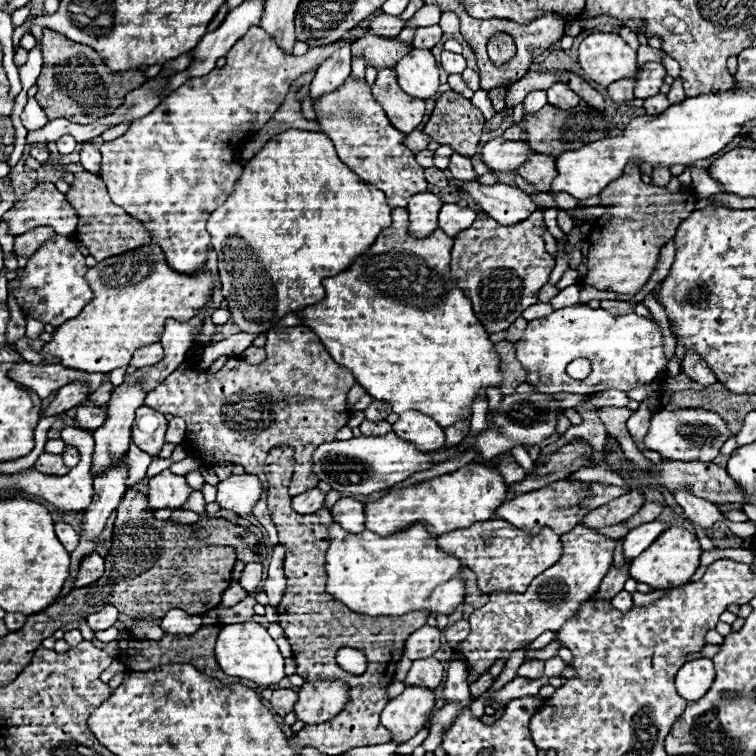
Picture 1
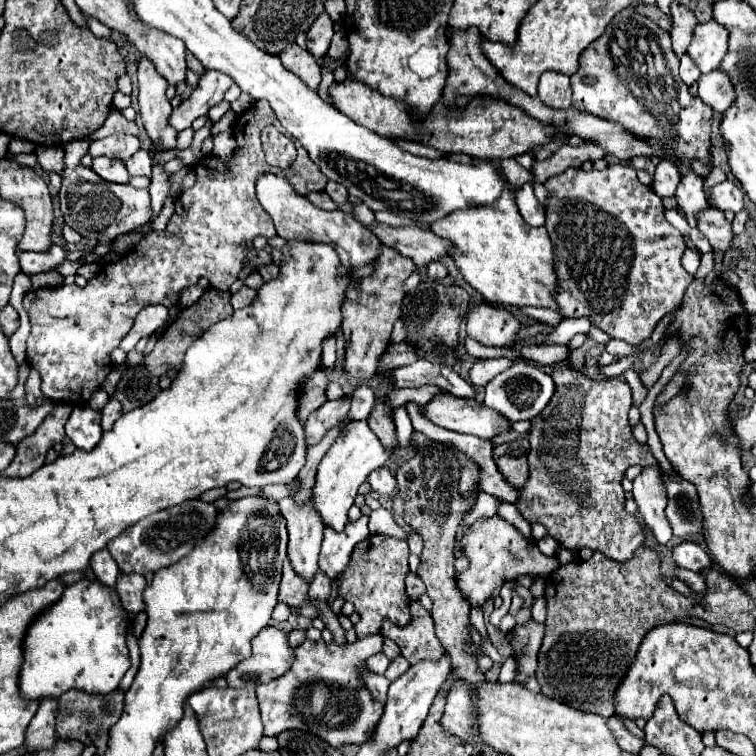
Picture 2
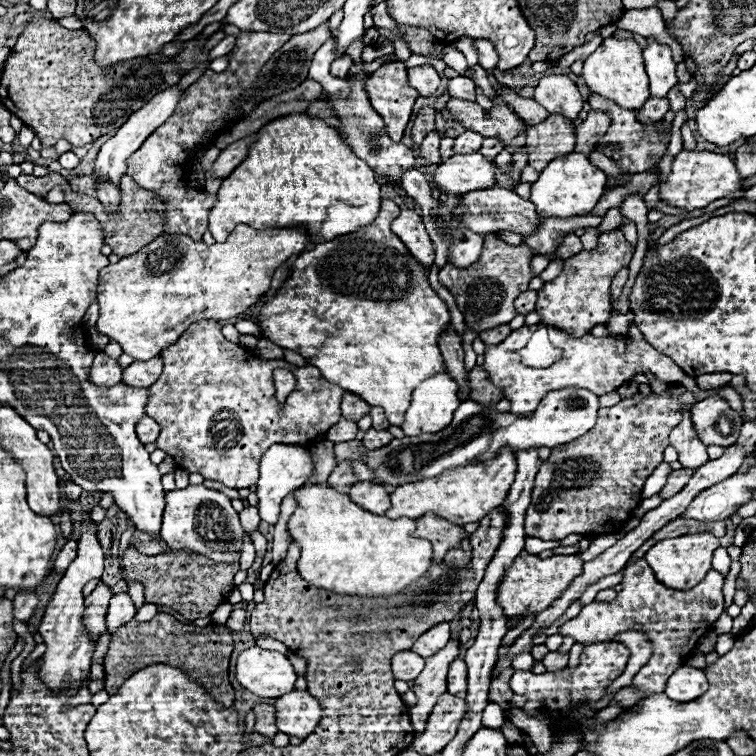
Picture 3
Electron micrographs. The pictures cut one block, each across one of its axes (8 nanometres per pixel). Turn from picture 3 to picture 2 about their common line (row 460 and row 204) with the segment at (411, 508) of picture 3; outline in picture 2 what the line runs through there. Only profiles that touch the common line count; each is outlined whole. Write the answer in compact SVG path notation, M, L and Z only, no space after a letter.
M504 188L494 204L450 212L430 228L436 236L452 244L450 256L454 264L464 280L478 290L486 302L556 310L552 298L552 290L556 288L552 242L544 228L532 228L524 222L510 188Z

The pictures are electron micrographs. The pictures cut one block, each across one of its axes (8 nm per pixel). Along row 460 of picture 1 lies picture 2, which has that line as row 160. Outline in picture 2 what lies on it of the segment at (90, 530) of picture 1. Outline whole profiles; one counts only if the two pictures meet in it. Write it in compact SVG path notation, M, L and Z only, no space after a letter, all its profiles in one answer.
M114 134L102 140L94 140L90 144L90 156L106 156L106 158L116 158L126 162L134 152L140 150L140 140L136 136L128 134Z

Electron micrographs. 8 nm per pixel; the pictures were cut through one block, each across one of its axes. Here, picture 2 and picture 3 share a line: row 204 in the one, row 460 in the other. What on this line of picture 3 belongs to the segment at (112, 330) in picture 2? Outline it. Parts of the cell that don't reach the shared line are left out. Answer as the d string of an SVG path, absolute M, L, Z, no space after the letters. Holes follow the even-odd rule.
M198 320L198 322L190 324L190 328L188 328L172 346L168 346L166 350L160 352L160 358L162 358L162 362L164 362L164 372L162 372L162 376L156 380L156 384L152 384L152 386L148 388L148 402L146 402L146 408L144 408L144 410L146 410L146 416L154 418L154 420L160 424L160 436L158 436L158 440L156 440L156 448L158 448L158 450L164 450L168 456L172 456L172 458L176 460L176 464L178 464L180 470L186 470L186 472L190 472L190 474L192 474L192 472L198 472L198 474L202 474L206 480L218 480L218 482L222 482L222 484L228 486L228 488L240 490L240 488L250 488L250 486L256 484L260 458L262 458L262 454L264 454L272 444L278 444L278 442L280 442L280 444L300 444L300 446L308 446L308 444L316 442L318 438L322 438L322 436L328 432L328 428L332 428L332 426L342 418L342 416L340 416L340 400L342 400L342 396L344 396L344 390L338 388L336 384L330 384L328 380L322 380L322 374L320 374L318 368L314 368L314 366L298 368L298 366L294 366L294 364L288 364L286 360L262 360L262 358L256 358L256 356L252 356L252 358L242 358L242 346L228 342L228 340L222 336L220 330L222 330L222 326L220 326L216 320ZM276 368L286 368L286 370L290 370L290 372L296 376L296 388L294 388L294 392L288 396L284 408L280 408L280 404L278 404L278 400L276 400L276 388L272 388L272 372L274 372Z

